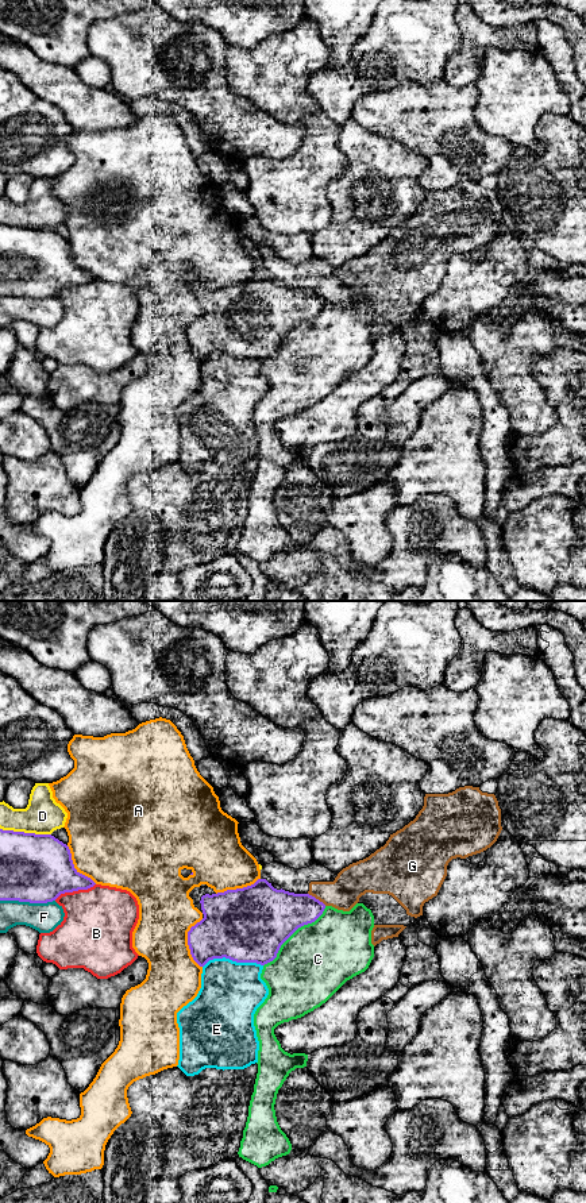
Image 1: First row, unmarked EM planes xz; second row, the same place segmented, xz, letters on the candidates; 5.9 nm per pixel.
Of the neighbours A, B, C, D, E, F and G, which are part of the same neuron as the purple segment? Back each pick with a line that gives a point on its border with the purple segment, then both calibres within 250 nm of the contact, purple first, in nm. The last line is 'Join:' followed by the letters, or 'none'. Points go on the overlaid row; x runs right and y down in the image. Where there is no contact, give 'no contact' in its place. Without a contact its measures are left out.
Join: none

